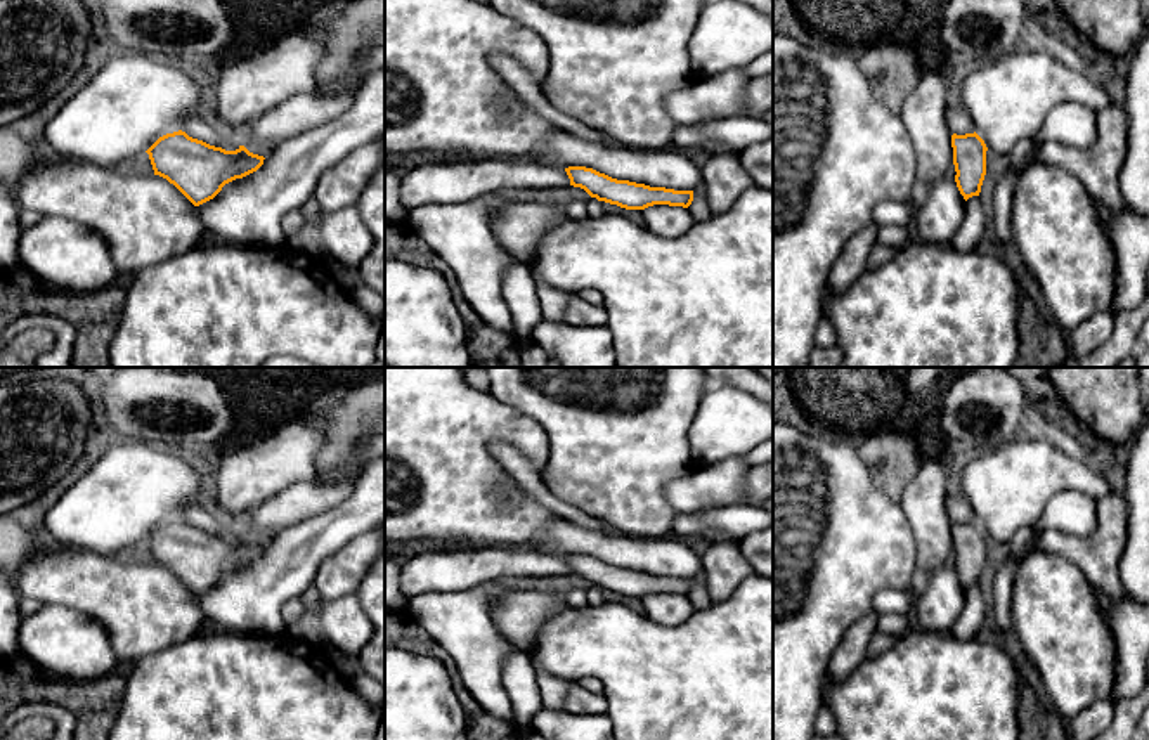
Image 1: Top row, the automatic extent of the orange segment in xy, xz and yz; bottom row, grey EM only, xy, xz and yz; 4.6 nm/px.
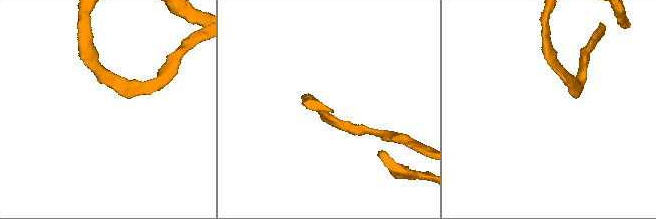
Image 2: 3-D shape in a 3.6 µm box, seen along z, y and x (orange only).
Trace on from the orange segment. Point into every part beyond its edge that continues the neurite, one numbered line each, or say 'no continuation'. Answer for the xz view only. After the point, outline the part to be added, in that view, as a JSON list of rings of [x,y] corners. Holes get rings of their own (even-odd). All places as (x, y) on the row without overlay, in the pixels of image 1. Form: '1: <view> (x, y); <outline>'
1: xz (446, 569); [[[437,546],[402,565],[400,587],[418,601],[426,593],[459,593],[496,581],[523,581],[568,575],[565,556],[534,549],[482,546]]]

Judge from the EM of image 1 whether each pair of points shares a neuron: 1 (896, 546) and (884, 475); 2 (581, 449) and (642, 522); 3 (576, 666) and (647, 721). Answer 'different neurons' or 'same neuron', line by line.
1: different neurons
2: same neuron
3: same neuron

